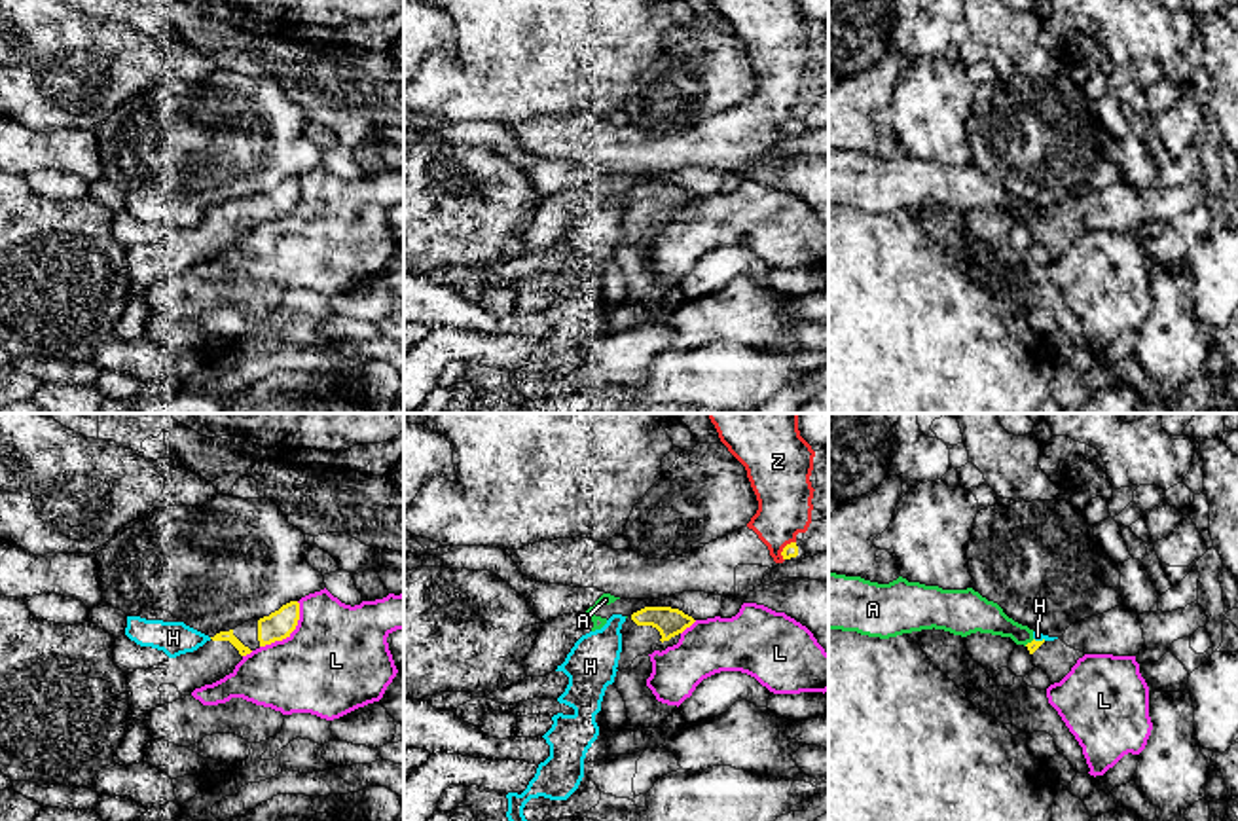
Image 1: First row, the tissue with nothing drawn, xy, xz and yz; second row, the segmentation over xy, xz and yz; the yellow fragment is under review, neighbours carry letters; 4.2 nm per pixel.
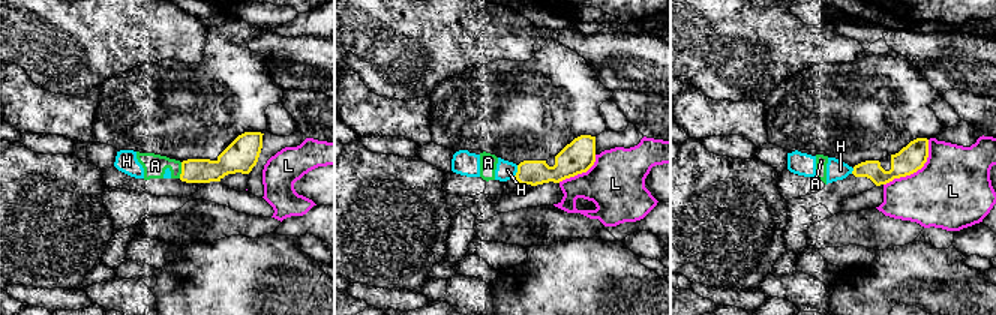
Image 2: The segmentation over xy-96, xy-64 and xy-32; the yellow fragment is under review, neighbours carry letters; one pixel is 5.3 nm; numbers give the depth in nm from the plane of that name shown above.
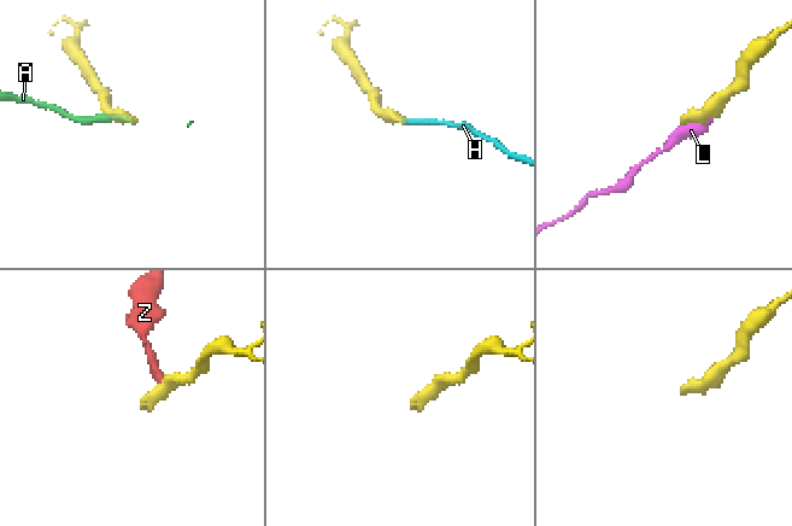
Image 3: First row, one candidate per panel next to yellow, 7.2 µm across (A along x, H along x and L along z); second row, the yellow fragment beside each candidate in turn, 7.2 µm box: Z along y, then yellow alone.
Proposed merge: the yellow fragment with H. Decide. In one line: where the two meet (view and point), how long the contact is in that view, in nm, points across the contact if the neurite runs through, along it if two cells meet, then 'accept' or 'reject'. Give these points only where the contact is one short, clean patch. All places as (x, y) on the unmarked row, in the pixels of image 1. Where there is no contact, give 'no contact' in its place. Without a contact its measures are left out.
contact yz (1039, 217); length 60 nm; border yz (1034, 213), (1045, 215); reject

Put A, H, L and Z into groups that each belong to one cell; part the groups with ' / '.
A H / L / Z

